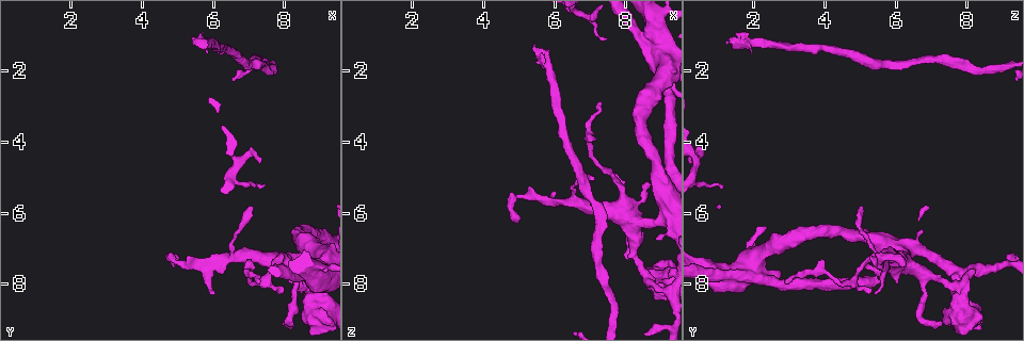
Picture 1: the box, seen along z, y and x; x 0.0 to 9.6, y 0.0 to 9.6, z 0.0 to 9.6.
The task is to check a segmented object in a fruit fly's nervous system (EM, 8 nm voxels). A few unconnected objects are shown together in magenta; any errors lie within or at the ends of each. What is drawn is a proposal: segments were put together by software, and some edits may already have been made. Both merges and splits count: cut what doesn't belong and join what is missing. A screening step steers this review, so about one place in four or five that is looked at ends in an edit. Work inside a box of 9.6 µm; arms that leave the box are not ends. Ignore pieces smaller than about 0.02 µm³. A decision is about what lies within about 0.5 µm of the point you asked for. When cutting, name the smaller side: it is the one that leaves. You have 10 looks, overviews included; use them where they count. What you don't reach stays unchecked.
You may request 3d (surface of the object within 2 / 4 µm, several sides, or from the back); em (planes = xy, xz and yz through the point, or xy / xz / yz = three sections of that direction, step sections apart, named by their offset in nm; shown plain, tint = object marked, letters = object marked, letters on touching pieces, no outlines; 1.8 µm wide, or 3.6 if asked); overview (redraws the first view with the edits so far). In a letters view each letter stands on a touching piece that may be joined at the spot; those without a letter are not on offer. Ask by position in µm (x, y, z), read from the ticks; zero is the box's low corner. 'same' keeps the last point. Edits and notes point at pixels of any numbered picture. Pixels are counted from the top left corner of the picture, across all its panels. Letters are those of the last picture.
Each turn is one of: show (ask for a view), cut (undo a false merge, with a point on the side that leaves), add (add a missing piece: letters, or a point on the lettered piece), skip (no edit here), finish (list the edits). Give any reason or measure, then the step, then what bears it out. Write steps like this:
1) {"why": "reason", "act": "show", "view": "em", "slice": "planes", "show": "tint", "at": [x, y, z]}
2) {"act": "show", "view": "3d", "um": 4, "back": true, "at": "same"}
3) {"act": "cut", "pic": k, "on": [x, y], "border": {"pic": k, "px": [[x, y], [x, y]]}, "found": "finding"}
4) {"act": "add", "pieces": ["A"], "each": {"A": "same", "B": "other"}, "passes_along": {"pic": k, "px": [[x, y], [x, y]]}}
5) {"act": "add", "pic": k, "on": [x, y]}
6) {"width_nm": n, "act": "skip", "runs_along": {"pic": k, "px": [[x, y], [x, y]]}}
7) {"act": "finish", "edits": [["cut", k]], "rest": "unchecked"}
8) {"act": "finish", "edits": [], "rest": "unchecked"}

{"why": "looks like a crossing", "act": "show", "view": "3d", "um": 4, "at": [8.20, 7.40, 6.25]}

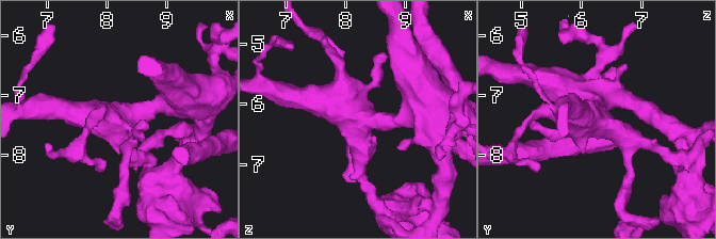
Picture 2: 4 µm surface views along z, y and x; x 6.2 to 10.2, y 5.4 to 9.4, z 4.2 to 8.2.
{"act": "show", "view": "em", "slice": "yz", "step": 8, "show": "tint", "at": [8.25, 7.40, 6.25]}

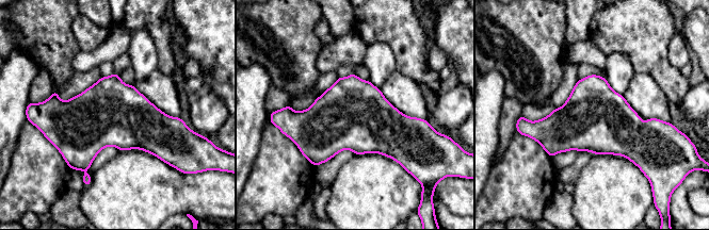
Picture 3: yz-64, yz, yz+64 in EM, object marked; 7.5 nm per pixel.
{"act": "show", "view": "em", "slice": "yz", "step": 8, "show": "letters", "at": "same"}

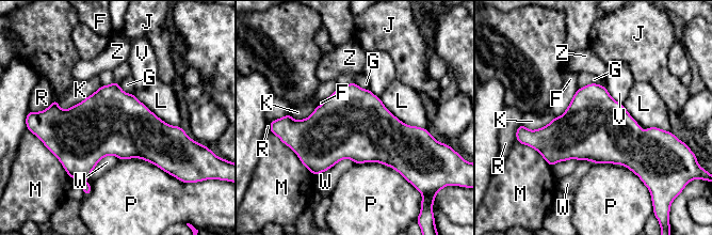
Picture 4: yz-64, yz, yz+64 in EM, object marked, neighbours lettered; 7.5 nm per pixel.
{"act": "skip", "each": {"F": "other", "G": "other", "J": "other", "K": "other", "L": "other", "M": "other", "P": "other", "R": "other", "V": "other", "W": "other", "Z": "other"}, "border": {"pic": 4, "px": [[339, 84], [354, 82], [368, 89]]}, "found": "continuous, no second cell"}

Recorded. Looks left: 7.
{"why": "thick turns thin", "act": "show", "view": "3d", "um": 2, "at": [6.60, 7.30, 5.70]}

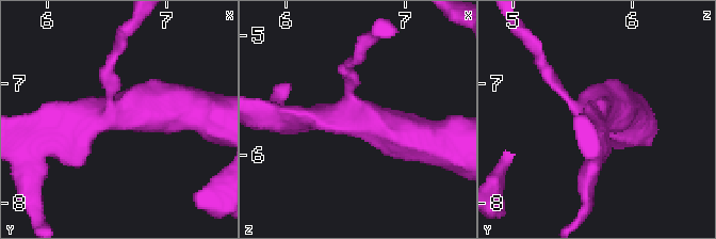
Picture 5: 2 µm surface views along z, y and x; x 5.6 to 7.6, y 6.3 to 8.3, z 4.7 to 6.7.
{"act": "show", "view": "em", "slice": "planes", "show": "letters", "at": [6.60, 7.26, 5.70]}

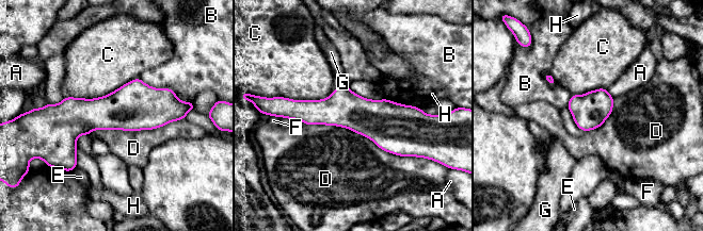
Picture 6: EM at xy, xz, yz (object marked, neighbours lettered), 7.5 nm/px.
{"width_nm": 260, "act": "skip", "each": {"A": "other", "B": "other", "C": "other", "D": "other", "E": "other", "F": "other", "G": "other", "H": "other"}, "runs_along": {"pic": 6, "px": [[289, 108], [417, 118]]}, "found": "continuous, no second cell"}

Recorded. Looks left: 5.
{"why": "free end", "act": "show", "view": "em", "slice": "xz", "step": 8, "show": "letters", "at": [4.95, 7.55, 6.15]}

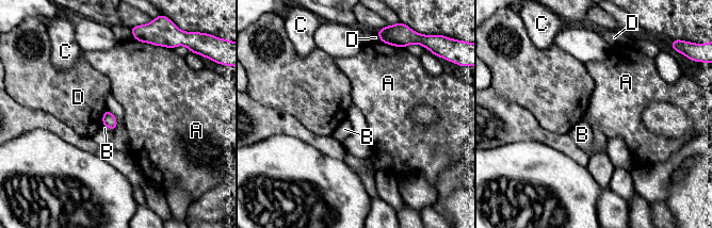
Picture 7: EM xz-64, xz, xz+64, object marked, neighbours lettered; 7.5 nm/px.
{"why": "cut it another way", "act": "show", "view": "em", "slice": "planes", "show": "letters", "at": "same"}

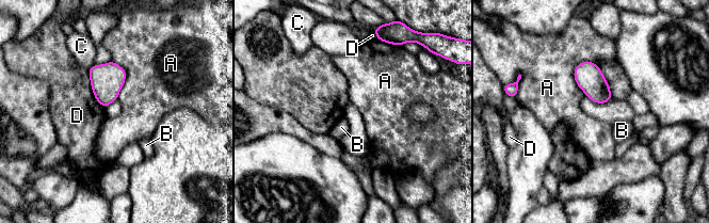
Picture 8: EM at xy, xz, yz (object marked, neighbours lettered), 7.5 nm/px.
{"act": "skip", "each": {"A": "other", "B": "other", "C": "other", "D": "other"}, "border": {"pic": 8, "px": [[87, 70], [93, 95], [103, 108]]}, "found": "none of them fits"}

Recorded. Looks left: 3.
{"why": "an open end", "act": "show", "view": "em", "slice": "planes", "show": "letters", "at": [5.45, 1.20, 1.25]}

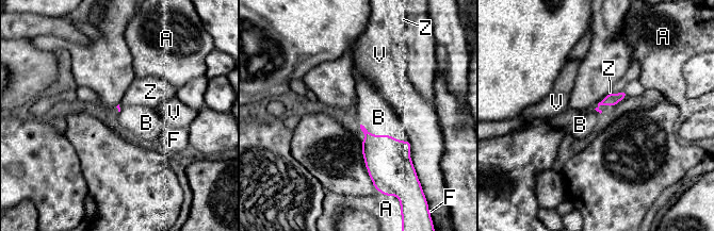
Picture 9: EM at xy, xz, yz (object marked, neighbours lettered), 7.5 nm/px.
{"act": "add", "pieces": ["B"], "each": {"A": "other", "B": "same", "F": "other", "V": "other", "Z": "other"}, "found": "it goes on there"}

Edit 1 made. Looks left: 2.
{"act": "finish", "edits": [["add", 9]], "rest": "unchecked"}

